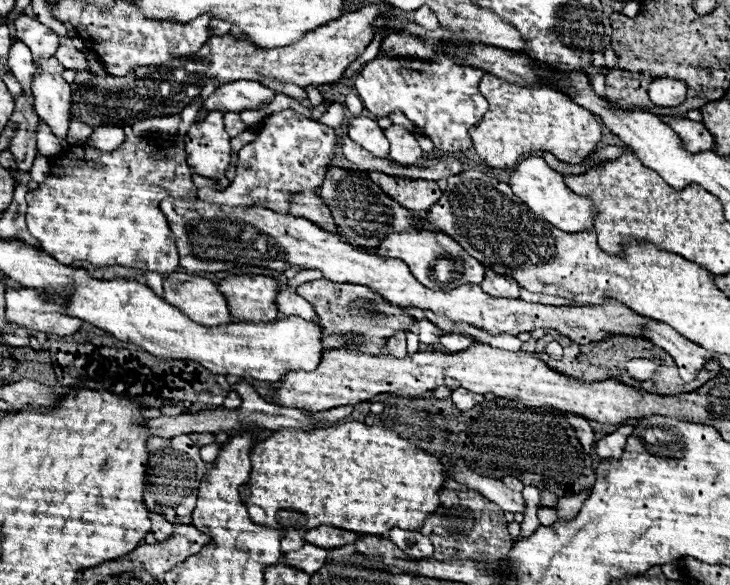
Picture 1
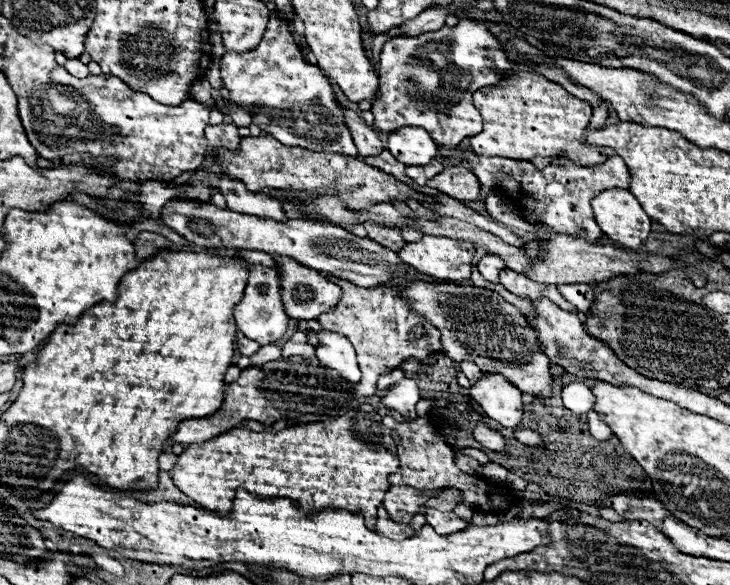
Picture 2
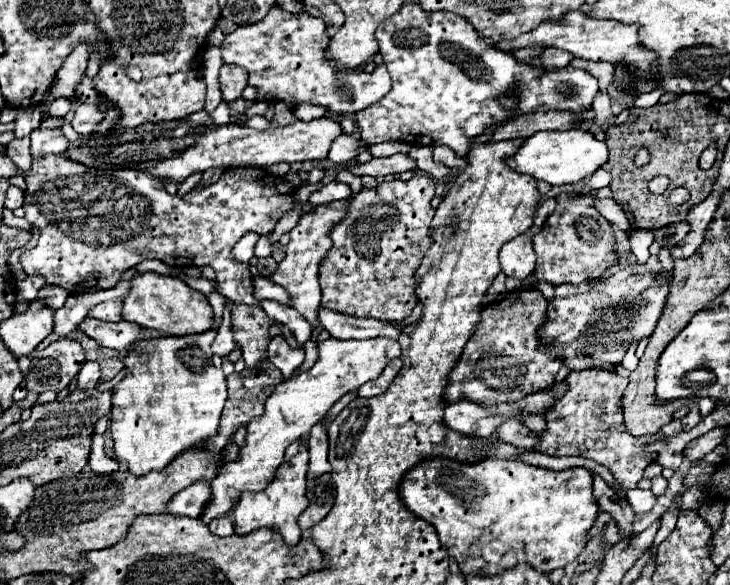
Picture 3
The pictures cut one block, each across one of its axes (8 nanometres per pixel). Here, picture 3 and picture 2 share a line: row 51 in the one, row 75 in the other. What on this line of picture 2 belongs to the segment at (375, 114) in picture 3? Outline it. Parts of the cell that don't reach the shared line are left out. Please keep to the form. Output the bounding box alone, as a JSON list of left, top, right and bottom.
[372,20,510,150]

